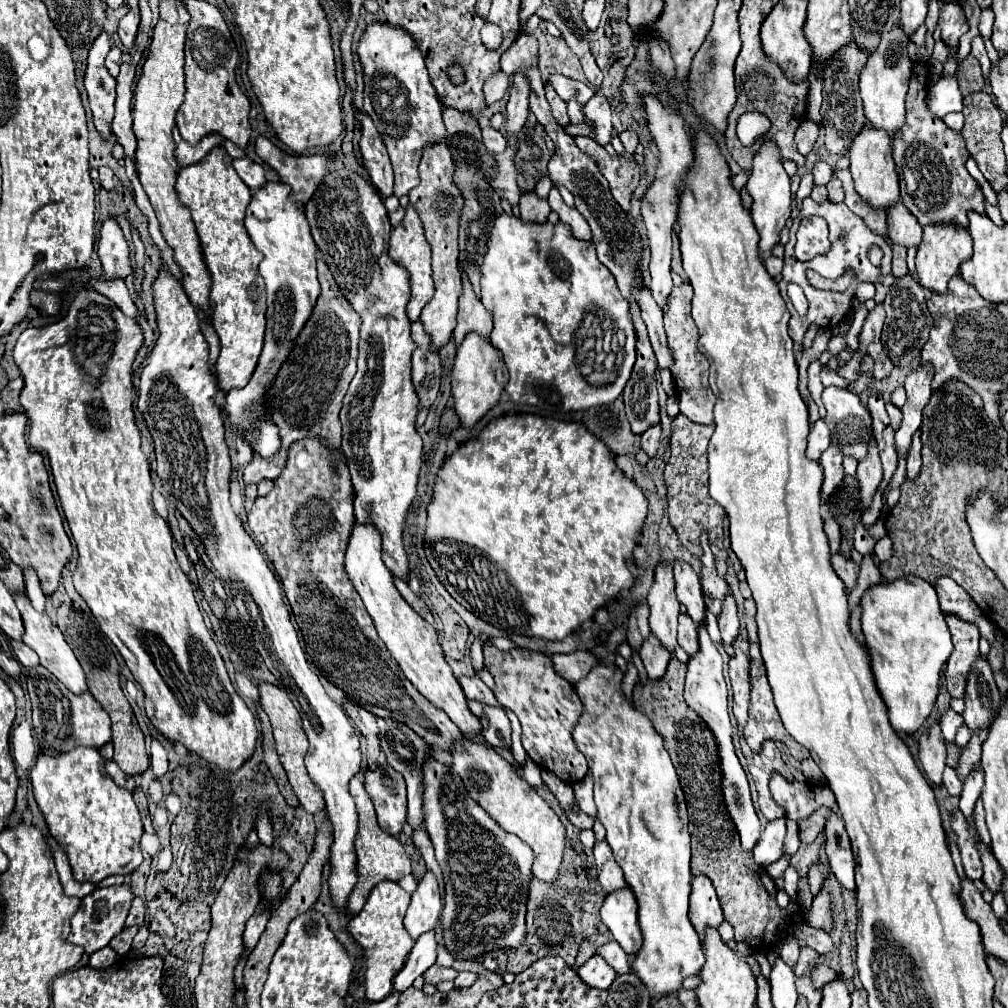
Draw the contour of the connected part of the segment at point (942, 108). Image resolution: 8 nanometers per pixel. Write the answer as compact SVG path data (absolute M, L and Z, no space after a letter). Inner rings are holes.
M941 76L931 88L927 96L929 110L943 118L949 112L961 112L961 92L955 76Z

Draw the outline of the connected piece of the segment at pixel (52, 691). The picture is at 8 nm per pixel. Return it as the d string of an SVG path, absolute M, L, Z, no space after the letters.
M37 666L29 674L27 692L33 704L33 730L37 736L37 744L43 752L61 754L77 746L91 746L101 750L107 742L111 742L109 714L101 708L101 704L97 704L97 700L89 692L83 692L79 696L73 694L43 666Z

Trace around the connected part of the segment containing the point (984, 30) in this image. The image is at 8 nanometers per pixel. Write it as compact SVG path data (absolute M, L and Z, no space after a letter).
M983 8L981 10L981 16L979 16L979 24L977 24L981 36L989 38L992 35L993 29L993 12L991 8Z

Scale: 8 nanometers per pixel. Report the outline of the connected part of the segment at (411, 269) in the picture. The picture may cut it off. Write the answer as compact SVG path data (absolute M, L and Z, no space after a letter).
M409 204L407 210L405 210L405 216L401 220L399 226L393 228L391 232L391 248L389 248L389 254L399 262L399 264L405 264L407 266L407 272L411 274L411 300L407 304L407 316L411 322L419 320L419 314L423 310L423 306L433 298L433 278L431 278L431 246L429 242L425 240L425 230L423 230L423 224L415 212L415 208Z

